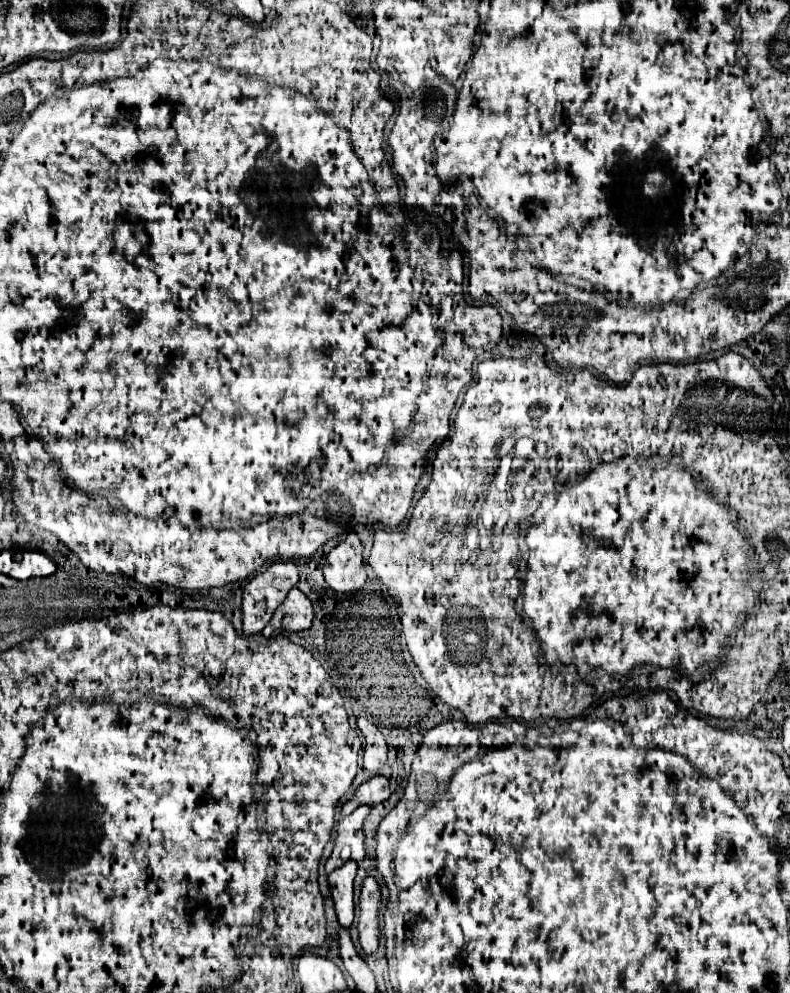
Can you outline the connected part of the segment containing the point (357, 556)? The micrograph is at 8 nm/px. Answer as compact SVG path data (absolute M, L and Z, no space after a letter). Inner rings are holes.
M356 532L346 534L346 538L330 550L324 562L324 578L326 584L338 594L348 594L362 588L362 584L366 582L366 570L362 544Z

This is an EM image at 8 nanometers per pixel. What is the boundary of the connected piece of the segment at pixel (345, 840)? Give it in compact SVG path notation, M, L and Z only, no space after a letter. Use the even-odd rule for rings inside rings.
M358 806L350 816L344 816L338 822L338 836L334 850L330 858L326 860L326 872L336 870L348 860L364 860L366 850L364 850L364 832L362 832L362 822L368 816L370 808L368 806Z

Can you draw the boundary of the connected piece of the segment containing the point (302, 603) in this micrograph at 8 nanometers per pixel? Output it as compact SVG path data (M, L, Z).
M298 588L290 590L282 606L274 612L274 618L270 620L272 630L292 630L300 632L312 626L314 612L312 612L312 602L308 600L306 594L302 594Z

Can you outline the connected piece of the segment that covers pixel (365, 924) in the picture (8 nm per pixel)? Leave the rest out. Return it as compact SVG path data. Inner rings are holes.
M368 876L360 890L360 918L358 918L358 934L360 946L366 954L376 952L378 948L378 906L380 906L380 886Z

